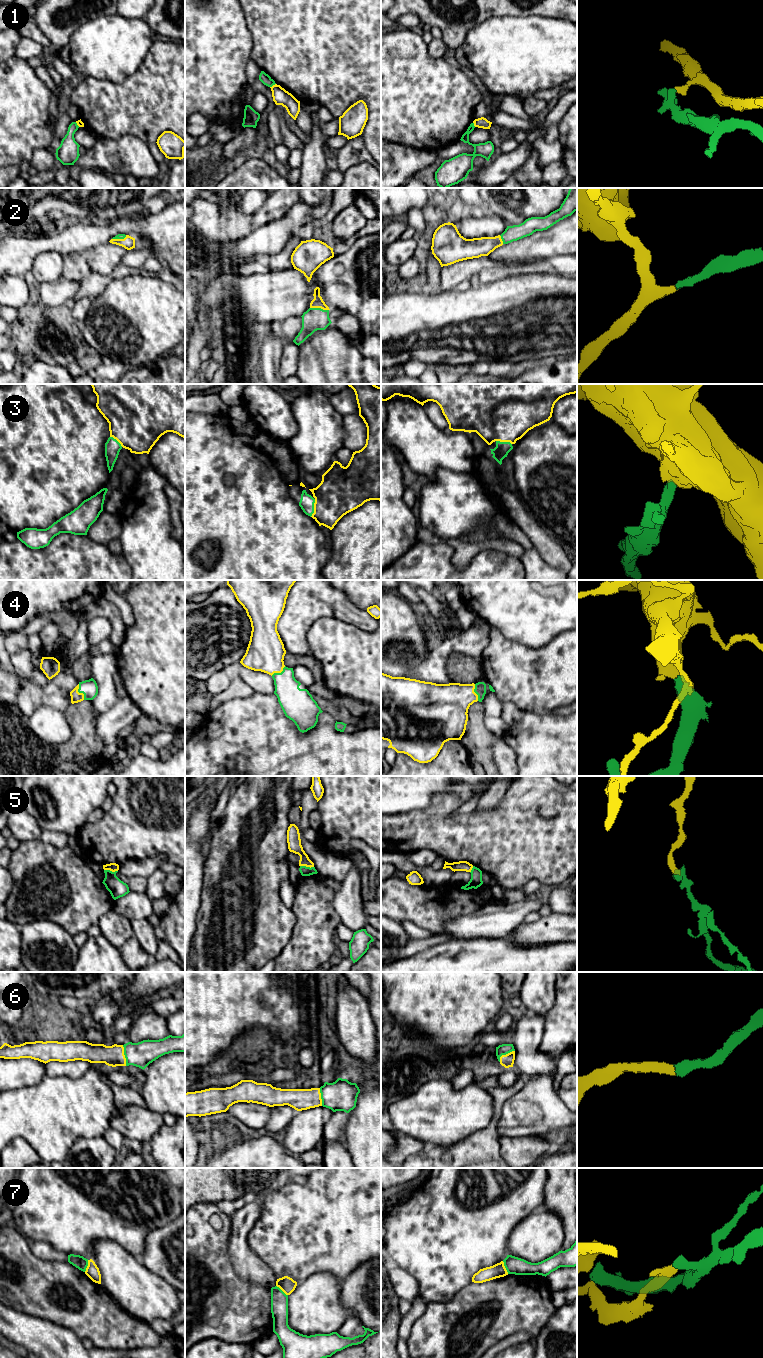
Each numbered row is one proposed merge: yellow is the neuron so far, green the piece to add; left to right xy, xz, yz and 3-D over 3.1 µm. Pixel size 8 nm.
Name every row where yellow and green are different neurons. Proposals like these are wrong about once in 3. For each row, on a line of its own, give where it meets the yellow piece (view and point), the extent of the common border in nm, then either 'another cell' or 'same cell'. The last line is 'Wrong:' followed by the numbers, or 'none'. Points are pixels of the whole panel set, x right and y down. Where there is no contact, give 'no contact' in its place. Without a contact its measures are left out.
1: meets yellow in xz at (273, 85); contact 60 nm long; another cell
2: meets yellow in xz at (319, 307); contact 150 nm long; same cell
3: meets yellow in xz at (314, 508); contact 150 nm long; same cell
4: meets yellow in xy at (80, 693); contact 140 nm long; same cell
5: meets yellow in xy at (111, 870); contact 110 nm long; another cell
6: meets yellow in xy at (124, 1055); contact 170 nm long; same cell
7: meets yellow in yz at (504, 1267); contact 120 nm long; another cell
Wrong: 1, 5, 7

